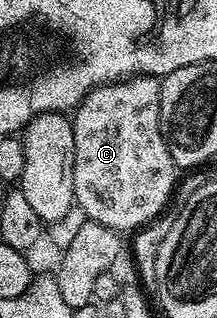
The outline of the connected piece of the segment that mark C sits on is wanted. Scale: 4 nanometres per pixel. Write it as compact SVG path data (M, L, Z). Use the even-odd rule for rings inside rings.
M135 75L115 83L103 83L87 92L71 118L75 133L73 197L76 206L83 209L86 220L107 225L118 233L133 233L162 214L166 210L165 202L174 194L179 168L161 131L161 79Z

